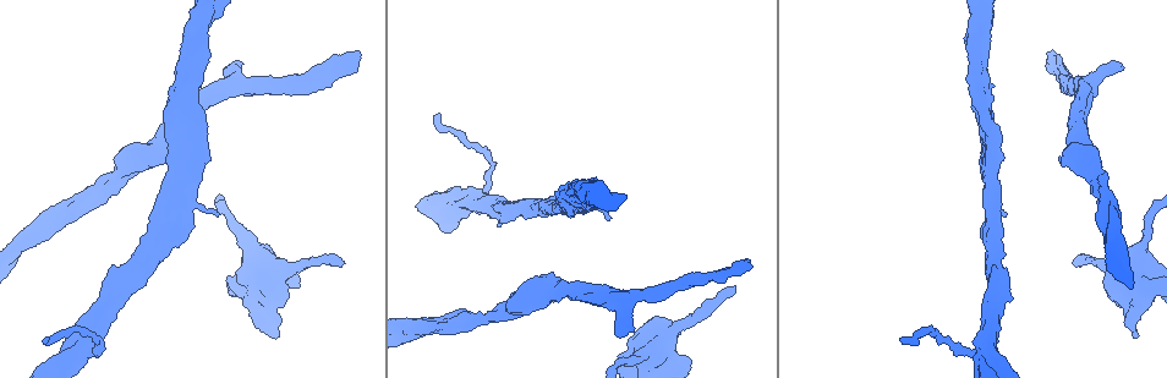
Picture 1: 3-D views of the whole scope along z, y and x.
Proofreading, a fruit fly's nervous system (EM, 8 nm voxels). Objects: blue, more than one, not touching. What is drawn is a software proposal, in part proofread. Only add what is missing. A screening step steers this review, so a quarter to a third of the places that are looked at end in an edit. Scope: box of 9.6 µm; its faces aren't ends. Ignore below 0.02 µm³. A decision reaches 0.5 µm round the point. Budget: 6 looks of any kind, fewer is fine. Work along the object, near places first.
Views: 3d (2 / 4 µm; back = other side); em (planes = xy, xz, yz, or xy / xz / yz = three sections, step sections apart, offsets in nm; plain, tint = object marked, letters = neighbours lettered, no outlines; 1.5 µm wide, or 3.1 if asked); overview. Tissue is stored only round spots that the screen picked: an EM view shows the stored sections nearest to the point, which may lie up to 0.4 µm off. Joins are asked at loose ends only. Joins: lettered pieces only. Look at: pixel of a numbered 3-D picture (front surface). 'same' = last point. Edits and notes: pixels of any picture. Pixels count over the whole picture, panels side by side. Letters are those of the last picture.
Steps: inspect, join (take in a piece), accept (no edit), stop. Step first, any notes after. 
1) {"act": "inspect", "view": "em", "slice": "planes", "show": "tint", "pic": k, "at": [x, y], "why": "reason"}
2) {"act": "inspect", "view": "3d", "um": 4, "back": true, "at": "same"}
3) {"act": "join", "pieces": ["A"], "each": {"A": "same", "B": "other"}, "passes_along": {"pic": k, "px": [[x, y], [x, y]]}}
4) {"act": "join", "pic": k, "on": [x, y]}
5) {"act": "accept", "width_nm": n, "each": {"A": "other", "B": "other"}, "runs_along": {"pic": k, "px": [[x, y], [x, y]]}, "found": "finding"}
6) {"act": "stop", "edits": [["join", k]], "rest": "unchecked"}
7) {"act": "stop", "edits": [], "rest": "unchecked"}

{"act": "inspect", "view": "3d", "um": 4, "pic": 1, "at": [1074, 263], "why": "branch stops here"}

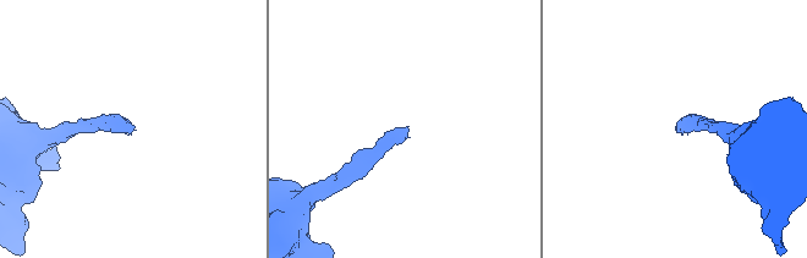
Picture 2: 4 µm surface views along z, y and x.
{"act": "inspect", "view": "em", "slice": "yz", "step": 8, "show": "letters", "pic": 2, "at": [677, 126]}

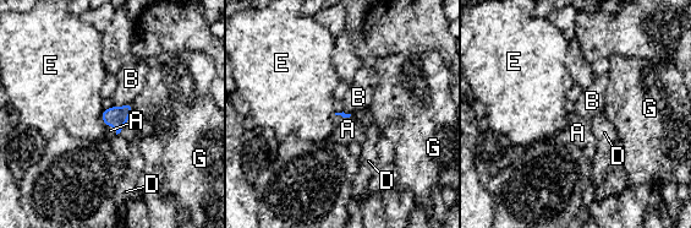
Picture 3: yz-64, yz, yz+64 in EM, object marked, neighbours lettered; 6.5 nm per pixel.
{"act": "join", "pieces": ["A"], "longest_contact_nm": ["B", 140], "each": {"A": "same", "B": "other", "D": "other", "E": "other", "G": "other"}, "found": "the neuron continues"}

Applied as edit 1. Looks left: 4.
{"act": "inspect", "view": "overview"}

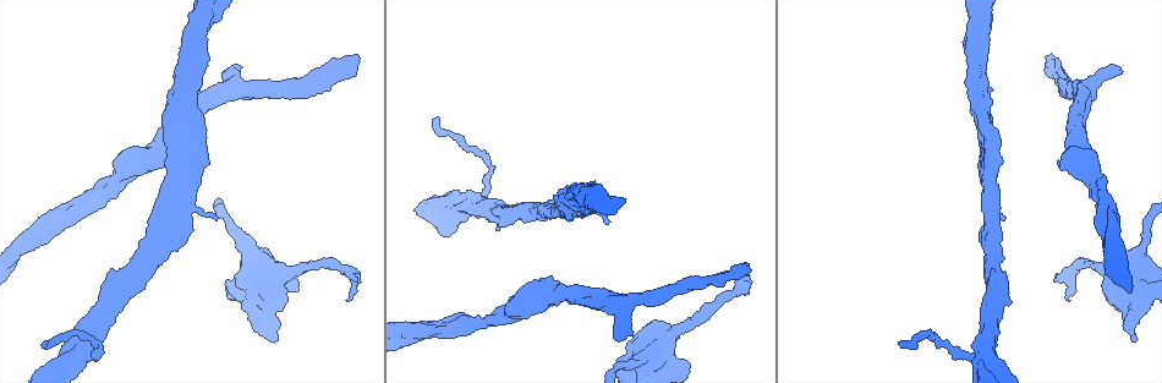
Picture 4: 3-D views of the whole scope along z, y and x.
{"act": "inspect", "view": "em", "slice": "planes", "show": "letters", "pic": 4, "at": [619, 342], "why": "free end"}

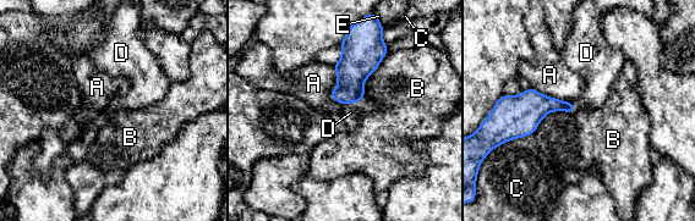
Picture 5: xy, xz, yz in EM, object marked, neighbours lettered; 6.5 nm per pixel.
{"act": "join", "pieces": ["D"], "each": {"A": "other", "B": "other", "C": "other", "D": "same", "E": "other"}, "found": "the neuron continues"}

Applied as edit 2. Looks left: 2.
{"act": "inspect", "view": "em", "slice": "yz", "step": 8, "show": "tint", "pic": 4, "at": [902, 347], "why": "tapers out"}

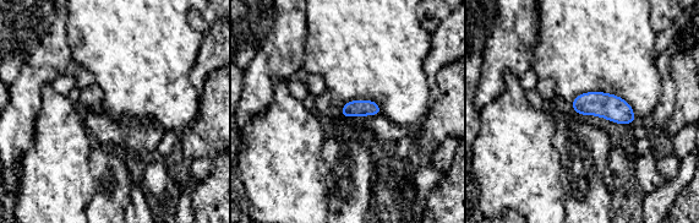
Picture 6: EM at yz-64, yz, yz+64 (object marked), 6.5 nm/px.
{"act": "inspect", "view": "em", "slice": "planes", "show": "letters", "at": "same", "why": "cut it another way"}

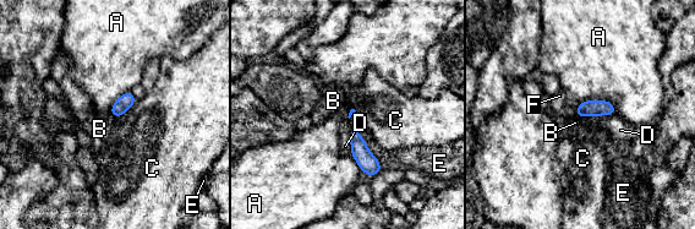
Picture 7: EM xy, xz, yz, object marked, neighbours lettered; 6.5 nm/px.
{"act": "join", "pieces": ["F"], "width_nm": 80, "longest_contact_nm": ["A", 280], "each": {"A": "other", "B": "other", "C": "other", "D": "other", "E": "other", "F": "same"}, "found": "the neuron continues"}

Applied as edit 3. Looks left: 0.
{"act": "stop", "edits": [["join", 3], ["join", 5], ["join", 7]], "rest": "unchecked"}

